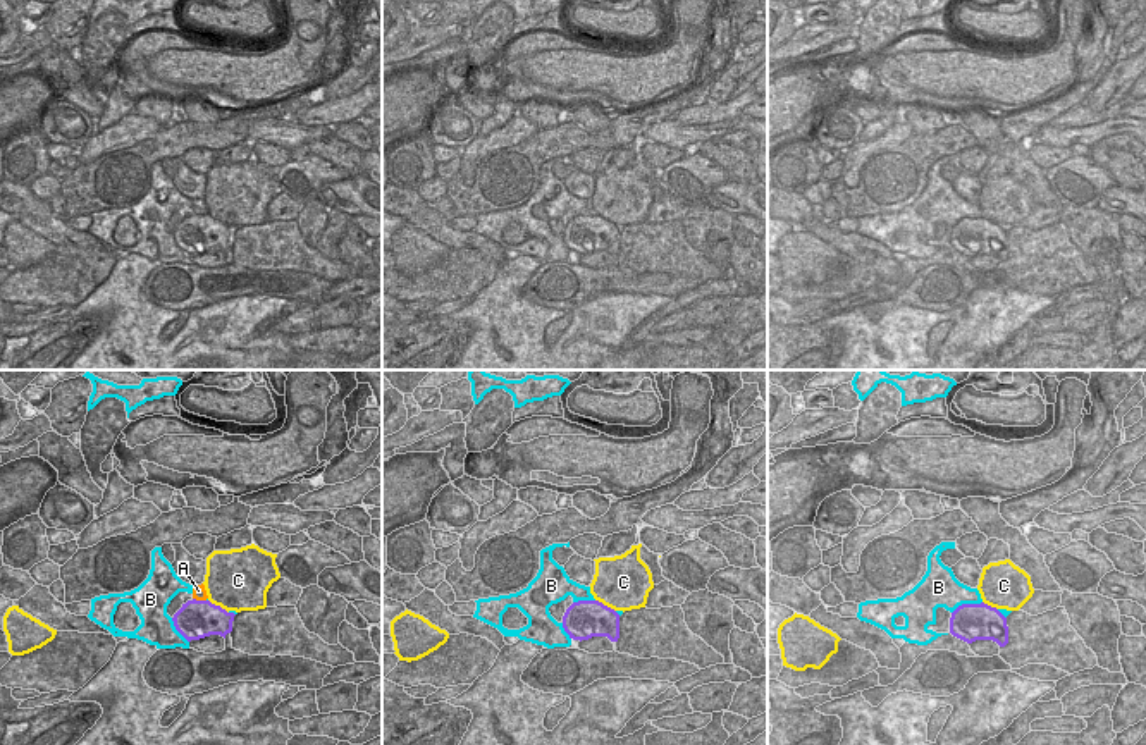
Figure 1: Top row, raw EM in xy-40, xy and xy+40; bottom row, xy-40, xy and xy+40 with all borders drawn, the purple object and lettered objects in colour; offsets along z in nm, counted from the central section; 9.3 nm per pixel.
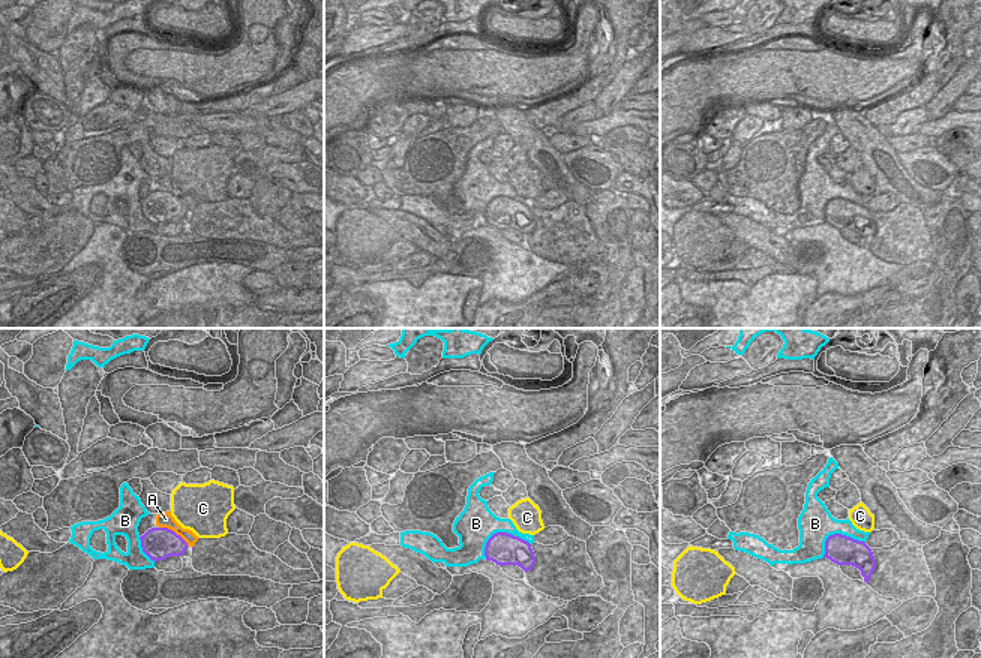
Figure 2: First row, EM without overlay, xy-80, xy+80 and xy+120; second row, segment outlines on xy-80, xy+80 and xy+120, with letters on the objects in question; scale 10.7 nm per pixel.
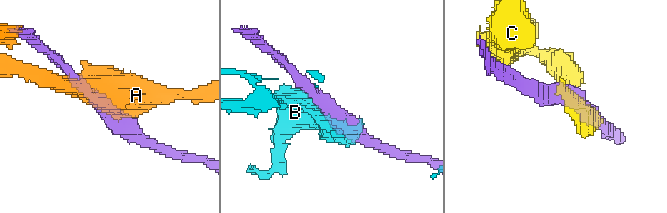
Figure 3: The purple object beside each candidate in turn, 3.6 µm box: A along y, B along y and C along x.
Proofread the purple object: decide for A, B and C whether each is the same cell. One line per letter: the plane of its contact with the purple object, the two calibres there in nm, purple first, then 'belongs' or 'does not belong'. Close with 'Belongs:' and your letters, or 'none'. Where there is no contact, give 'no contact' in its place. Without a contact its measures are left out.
A: contact in xy-40; calibres 360 and 130 nm; does not belong
B: contact in xy+40; calibres 360 and 320 nm; does not belong
C: contact in xy-40; calibres 360 and 480 nm; does not belong
Belongs: none

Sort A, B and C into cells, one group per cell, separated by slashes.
A / B / C

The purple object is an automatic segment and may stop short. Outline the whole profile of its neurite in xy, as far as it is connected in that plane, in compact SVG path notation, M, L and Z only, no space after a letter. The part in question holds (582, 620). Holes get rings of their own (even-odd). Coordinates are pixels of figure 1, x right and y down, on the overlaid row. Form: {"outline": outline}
{"outline": "M599 600L573 602L564 616L563 628L573 640L607 637L611 642L619 638L619 614Z"}

